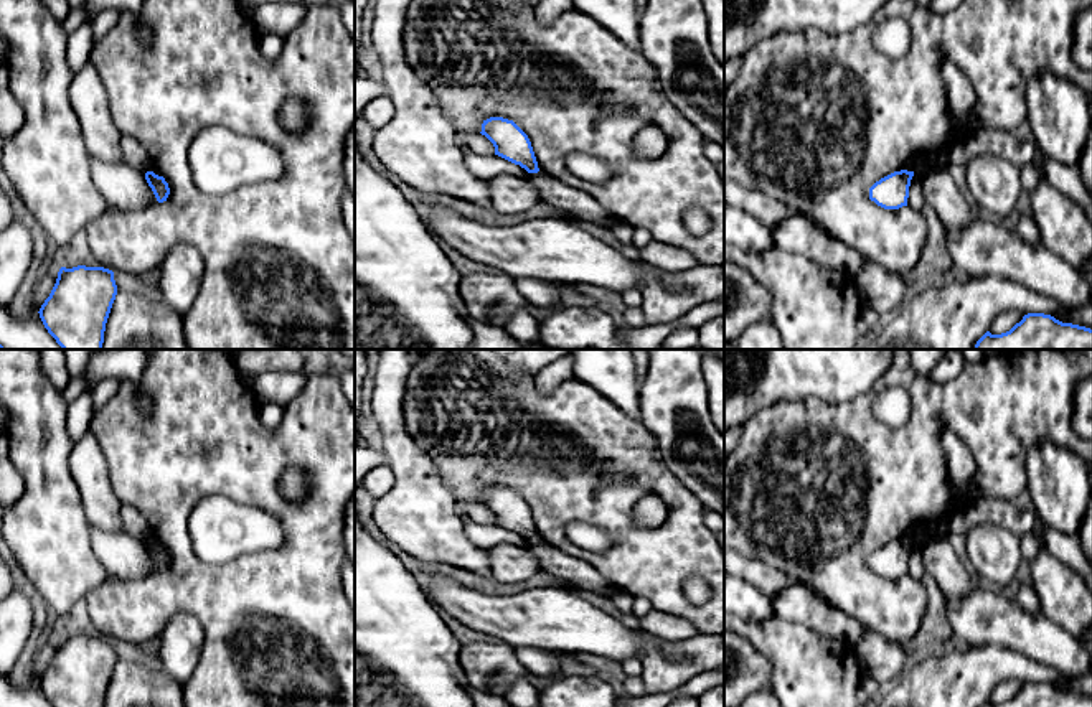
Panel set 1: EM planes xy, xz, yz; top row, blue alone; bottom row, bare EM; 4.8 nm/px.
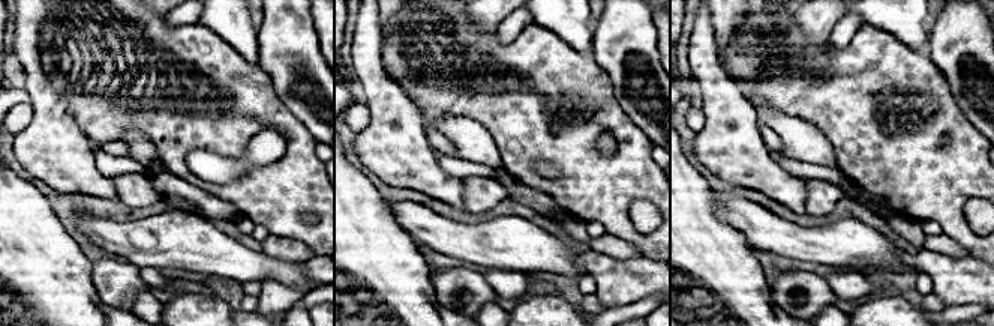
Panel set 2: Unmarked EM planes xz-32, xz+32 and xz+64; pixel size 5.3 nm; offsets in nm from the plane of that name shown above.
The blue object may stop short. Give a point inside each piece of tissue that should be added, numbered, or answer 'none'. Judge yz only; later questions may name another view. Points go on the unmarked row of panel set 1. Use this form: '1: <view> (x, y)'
none

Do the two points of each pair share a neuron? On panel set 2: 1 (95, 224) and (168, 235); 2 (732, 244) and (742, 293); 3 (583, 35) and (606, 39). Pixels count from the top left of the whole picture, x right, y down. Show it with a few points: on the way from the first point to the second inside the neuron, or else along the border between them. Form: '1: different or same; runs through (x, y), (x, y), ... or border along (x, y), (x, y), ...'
1: same; runs through (113, 235), (150, 235)
2: same; runs through (732, 256), (732, 281)
3: different; border along (594, 23), (591, 54)

